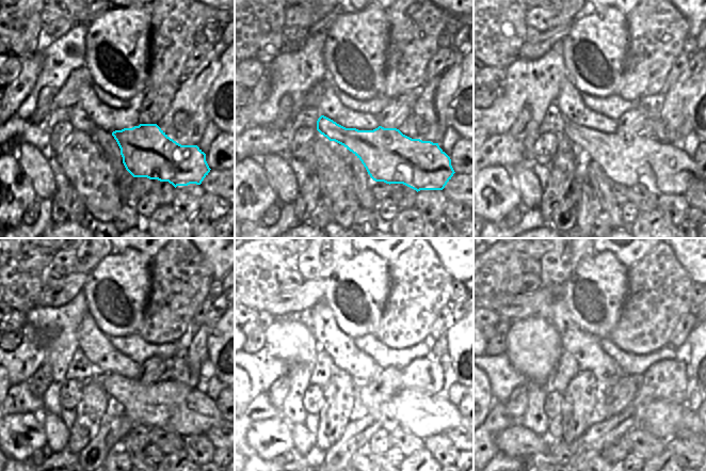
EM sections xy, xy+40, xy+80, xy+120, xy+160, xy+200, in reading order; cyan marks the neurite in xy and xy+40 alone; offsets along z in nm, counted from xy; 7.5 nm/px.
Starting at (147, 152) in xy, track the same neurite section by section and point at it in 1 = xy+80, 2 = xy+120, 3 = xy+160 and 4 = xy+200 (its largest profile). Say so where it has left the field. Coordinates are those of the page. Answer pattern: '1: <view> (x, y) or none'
1: xy+80 (663, 169)
2: xy+120 (167, 404)
3: xy+160 (423, 414)
4: xy+200 (662, 419)

